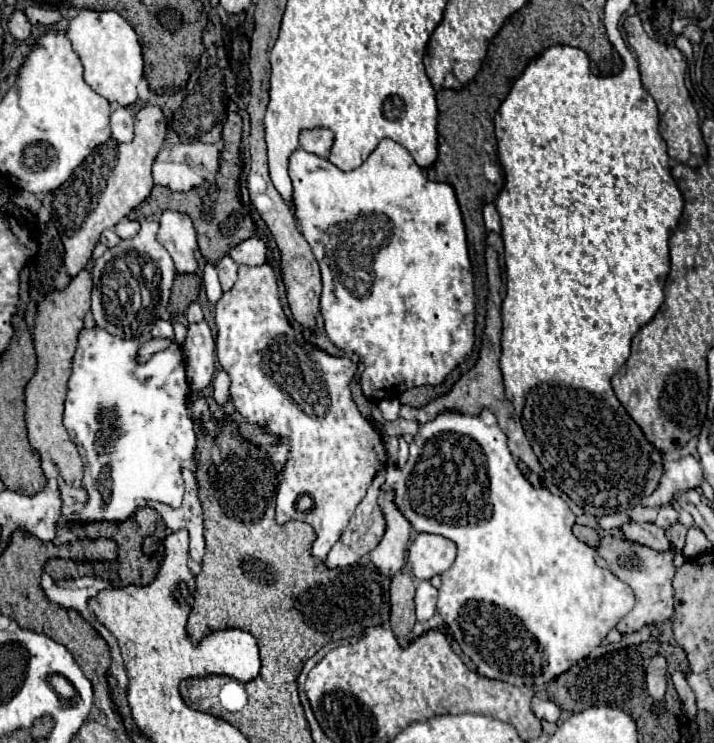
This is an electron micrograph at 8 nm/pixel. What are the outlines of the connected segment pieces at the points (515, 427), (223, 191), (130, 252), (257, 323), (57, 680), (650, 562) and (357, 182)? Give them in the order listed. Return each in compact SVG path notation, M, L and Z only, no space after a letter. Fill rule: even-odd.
M489 233L487 235L487 247L485 247L489 295L487 295L487 317L485 317L485 333L483 333L483 341L481 341L481 349L479 349L479 359L475 361L475 365L469 371L461 373L461 377L455 381L455 385L449 389L447 395L437 397L431 403L427 403L425 407L419 407L419 409L413 409L413 407L403 405L399 415L403 419L413 419L417 423L427 423L439 411L445 411L445 409L459 409L459 411L465 411L465 413L479 413L485 407L485 403L487 403L487 407L495 413L495 417L499 421L499 427L503 429L503 433L509 439L511 453L515 457L519 457L523 463L527 463L527 467L531 471L541 473L539 461L535 459L535 455L533 455L533 451L531 451L531 447L527 443L527 437L525 437L525 431L521 427L521 421L517 419L515 409L511 407L511 403L505 399L505 393L503 393L503 377L501 377L501 369L499 369L499 357L501 357L501 301L503 301L503 295L505 295L505 287L503 287L505 285L505 277L503 277L503 253L501 251L503 251L501 235L499 233Z
M229 113L225 127L223 127L223 141L225 147L221 151L221 167L217 171L217 177L213 183L203 183L191 191L175 193L167 187L155 185L149 199L145 199L139 207L135 207L129 217L131 219L143 219L143 217L155 217L157 211L179 211L191 217L195 231L197 231L197 243L201 249L201 255L207 263L217 263L229 249L253 235L253 219L249 215L249 209L239 201L237 197L237 179L241 173L241 159L239 159L239 145L241 145L241 117L239 113Z
M145 221L143 225L141 225L141 231L133 237L133 239L125 239L125 241L121 241L117 247L113 247L113 249L107 249L95 263L93 263L93 271L91 271L91 275L93 275L93 297L91 297L91 313L93 313L93 319L95 319L95 323L99 325L99 327L103 327L103 329L107 329L111 335L117 335L117 337L123 337L123 339L137 339L137 337L147 337L149 335L149 331L151 331L151 327L165 315L165 311L167 311L167 303L169 303L169 293L171 293L171 285L173 285L173 279L175 279L175 267L173 267L173 259L171 259L171 255L167 253L167 249L163 247L163 245L159 245L157 243L157 239L155 239L155 235L157 235L157 229L159 229L159 223L157 221Z
M265 263L259 267L239 265L239 279L235 287L217 303L215 309L217 323L217 357L221 367L229 373L233 403L239 413L245 413L245 419L253 427L263 427L277 437L279 443L287 443L289 457L279 474L279 486L276 497L276 522L285 523L291 519L305 521L315 531L315 543L311 555L325 559L329 549L337 543L345 531L355 507L363 499L373 477L387 463L387 449L381 435L375 431L369 419L361 415L357 405L351 399L351 381L357 373L357 365L347 357L333 357L323 349L305 343L303 333L295 331L287 321L279 295L277 279L273 269ZM301 495L309 495L313 505L309 511L299 511L297 501Z
M53 675L53 677L49 679L49 683L51 683L53 689L61 695L61 699L67 699L67 701L75 699L75 689L73 689L73 685L71 685L65 677L61 677L61 675Z
M605 535L601 539L599 545L599 555L607 561L609 571L619 577L621 581L625 581L633 591L635 591L635 607L633 611L623 617L617 623L619 633L635 633L639 629L643 629L645 625L659 625L665 619L673 617L673 575L675 575L675 567L673 567L673 547L671 551L657 551L651 547L643 547L639 543L631 543L627 539L621 537L613 537L613 535Z
M383 139L375 151L363 161L361 167L353 171L341 171L335 167L329 159L317 157L313 153L307 153L303 149L295 149L289 157L289 175L293 183L293 215L299 225L301 235L309 243L313 255L317 257L321 265L321 277L323 277L323 291L319 299L319 309L325 321L325 331L339 349L355 351L363 357L365 369L359 375L359 385L363 389L363 395L371 401L383 401L383 399L397 399L405 389L419 387L419 385L439 385L445 381L445 377L469 357L473 351L473 327L475 327L475 293L473 293L473 271L467 251L467 237L465 237L465 225L463 215L459 209L459 203L455 203L455 191L449 183L437 183L427 179L425 171L415 163L415 159L409 155L405 147L391 139Z

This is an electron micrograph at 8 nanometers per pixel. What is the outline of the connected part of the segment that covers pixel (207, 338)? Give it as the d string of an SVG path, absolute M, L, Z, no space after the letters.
M205 321L187 325L183 353L189 387L193 391L205 389L215 373L215 339Z

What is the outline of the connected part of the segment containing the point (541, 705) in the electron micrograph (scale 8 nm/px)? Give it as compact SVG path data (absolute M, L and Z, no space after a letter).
M539 697L531 699L531 709L541 721L549 721L549 723L555 723L559 719L559 713L561 713L561 709L553 701L543 701Z

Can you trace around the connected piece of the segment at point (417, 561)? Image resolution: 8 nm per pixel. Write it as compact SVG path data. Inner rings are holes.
M419 533L411 543L407 559L415 579L431 579L433 575L441 575L447 571L457 555L455 543L445 537Z

